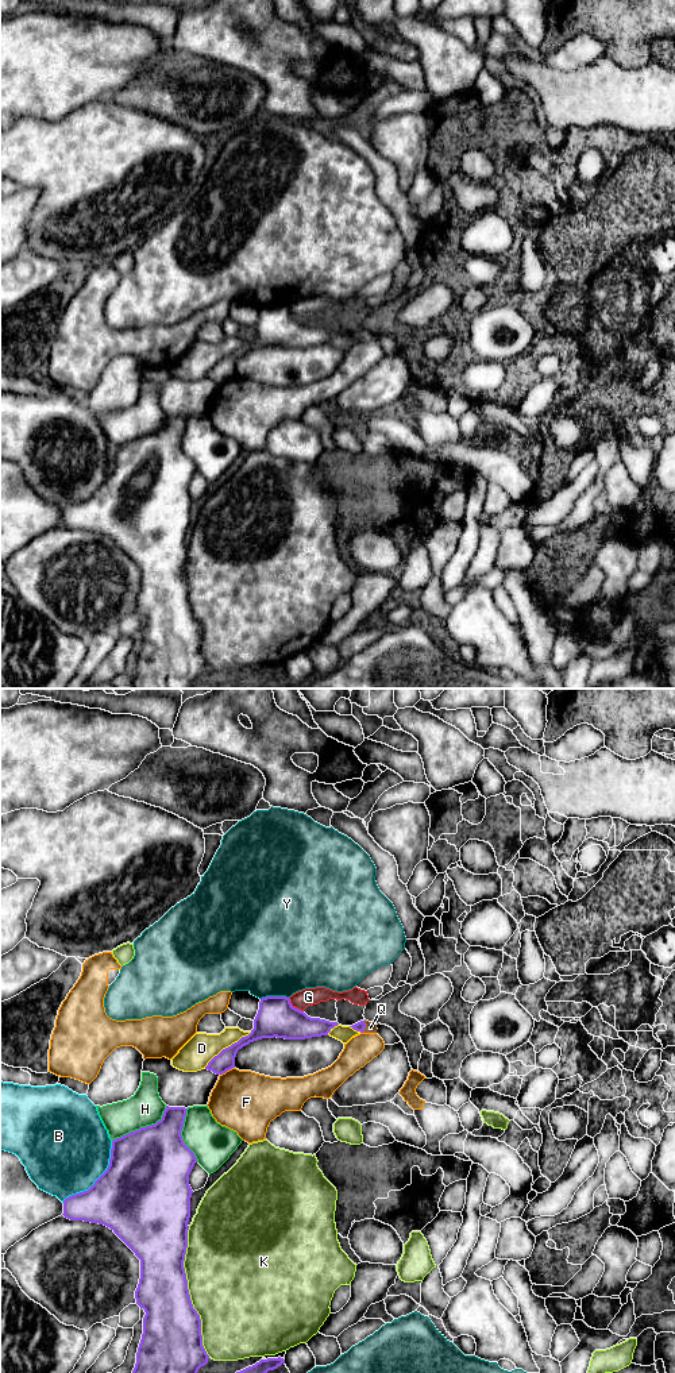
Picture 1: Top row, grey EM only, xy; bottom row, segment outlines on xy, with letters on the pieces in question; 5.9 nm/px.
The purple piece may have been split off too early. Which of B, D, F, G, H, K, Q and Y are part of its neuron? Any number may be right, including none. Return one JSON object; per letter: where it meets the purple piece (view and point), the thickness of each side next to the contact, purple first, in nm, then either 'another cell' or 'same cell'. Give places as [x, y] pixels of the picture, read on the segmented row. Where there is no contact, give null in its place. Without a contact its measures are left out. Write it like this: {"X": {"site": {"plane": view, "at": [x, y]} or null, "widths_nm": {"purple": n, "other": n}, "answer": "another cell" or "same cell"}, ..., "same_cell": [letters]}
{"B": {"site": {"plane": "xy", "at": [99, 1177]}, "widths_nm": {"purple": 480, "other": 500}, "answer": "another cell"}, "D": {"site": {"plane": "xy", "at": [228, 1046]}, "widths_nm": {"purple": 140, "other": 180}, "answer": "another cell"}, "F": {"site": {"plane": "xy", "at": [227, 1069]}, "widths_nm": {"purple": 120, "other": 360}, "answer": "another cell"}, "G": {"site": {"plane": "xy", "at": [294, 1007]}, "widths_nm": {"purple": 220, "other": 110}, "answer": "another cell"}, "H": {"site": {"plane": "xy", "at": [142, 1127]}, "widths_nm": {"purple": 480, "other": 200}, "answer": "another cell"}, "K": {"site": {"plane": "xy", "at": [188, 1291]}, "widths_nm": {"purple": 360, "other": 500}, "answer": "another cell"}, "Q": {"site": {"plane": "xy", "at": [365, 1026]}, "widths_nm": {"purple": 60, "other": 60}, "answer": "same cell"}, "Y": {"site": {"plane": "xy", "at": [274, 997]}, "widths_nm": {"purple": 220, "other": 500}, "answer": "another cell"}, "same_cell": ["Q"]}

